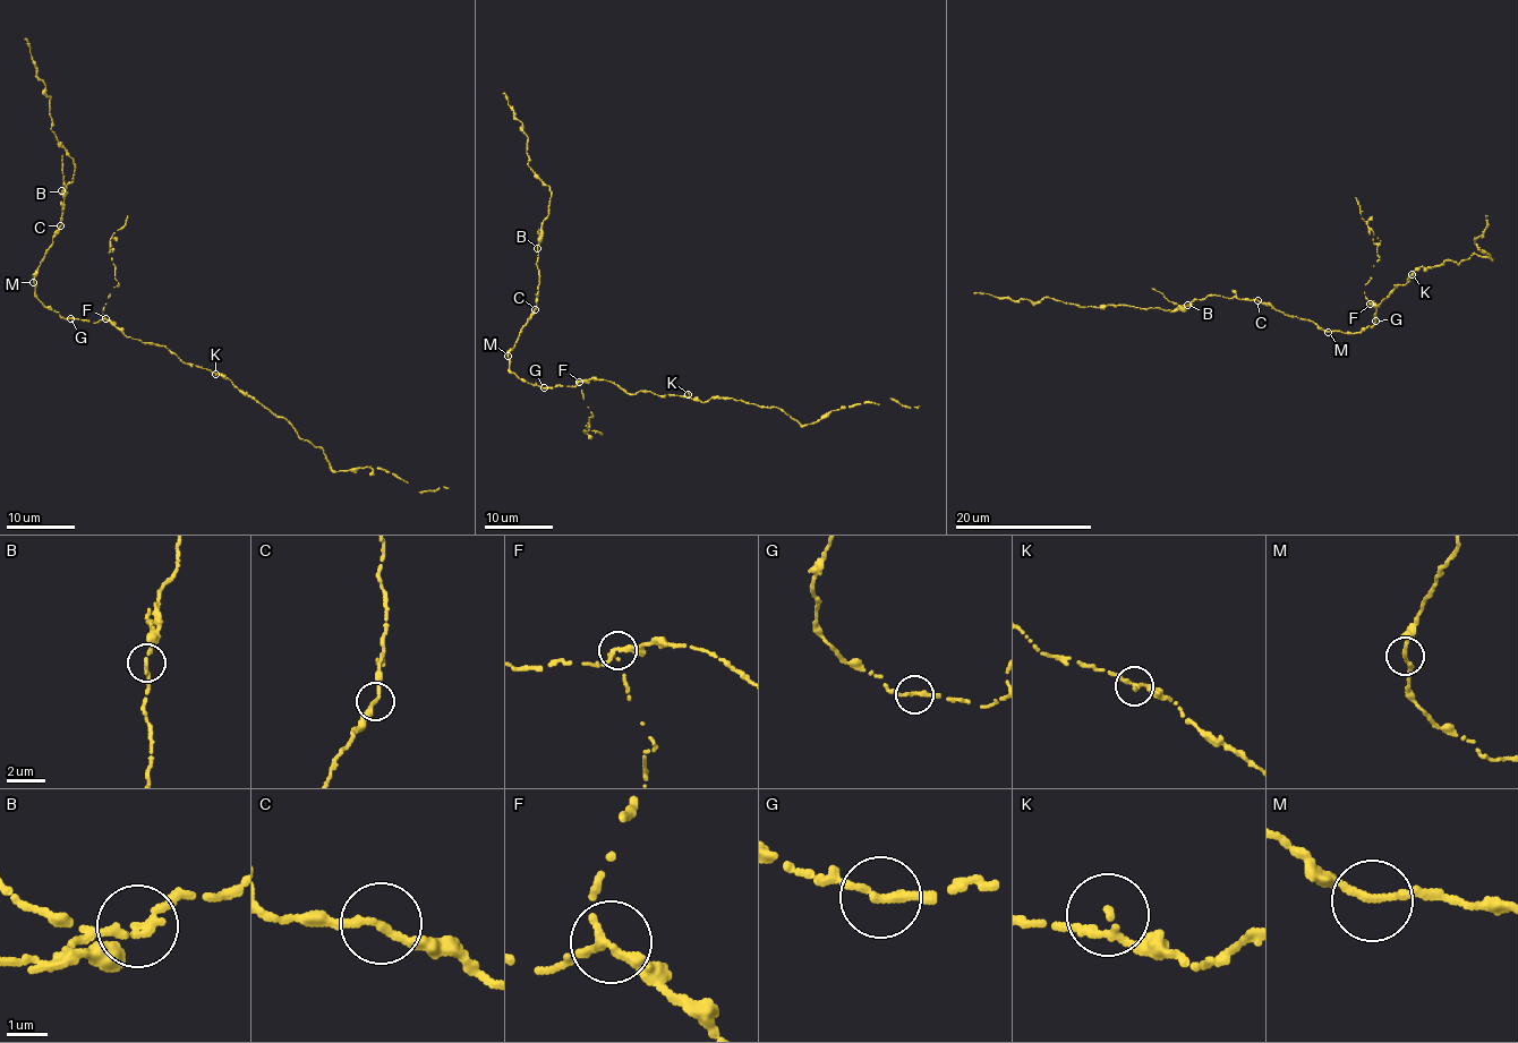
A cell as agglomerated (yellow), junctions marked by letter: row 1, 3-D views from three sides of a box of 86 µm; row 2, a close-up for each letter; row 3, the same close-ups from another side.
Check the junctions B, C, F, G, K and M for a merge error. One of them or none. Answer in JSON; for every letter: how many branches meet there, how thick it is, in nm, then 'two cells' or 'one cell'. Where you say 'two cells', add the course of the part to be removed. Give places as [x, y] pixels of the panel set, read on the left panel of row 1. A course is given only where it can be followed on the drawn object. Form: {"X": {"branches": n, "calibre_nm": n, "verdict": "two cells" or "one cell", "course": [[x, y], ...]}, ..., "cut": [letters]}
{"B": {"branches": 2, "calibre_nm": 170, "verdict": "one cell"}, "C": {"branches": 2, "calibre_nm": 190, "verdict": "one cell"}, "F": {"branches": 3, "calibre_nm": 200, "verdict": "one cell"}, "G": {"branches": 1, "calibre_nm": 300, "verdict": "one cell"}, "K": {"branches": 2, "calibre_nm": 160, "verdict": "one cell"}, "M": {"branches": 2, "calibre_nm": 190, "verdict": "one cell"}, "cut": []}

